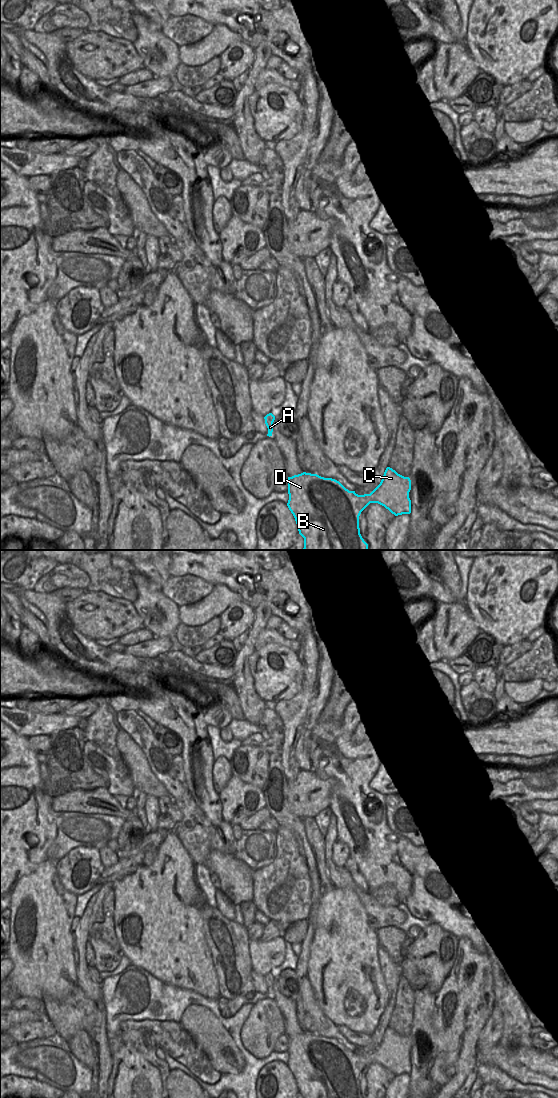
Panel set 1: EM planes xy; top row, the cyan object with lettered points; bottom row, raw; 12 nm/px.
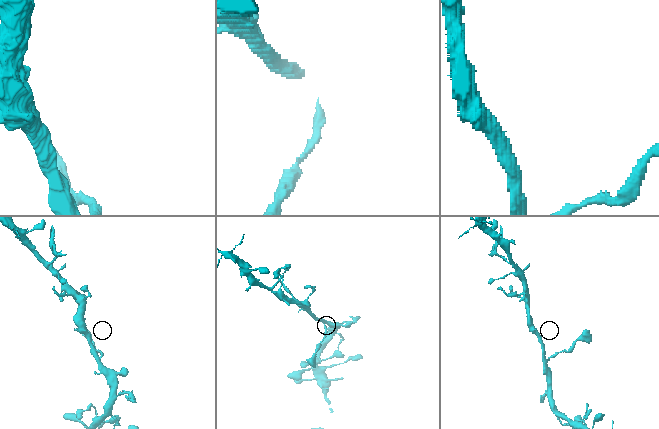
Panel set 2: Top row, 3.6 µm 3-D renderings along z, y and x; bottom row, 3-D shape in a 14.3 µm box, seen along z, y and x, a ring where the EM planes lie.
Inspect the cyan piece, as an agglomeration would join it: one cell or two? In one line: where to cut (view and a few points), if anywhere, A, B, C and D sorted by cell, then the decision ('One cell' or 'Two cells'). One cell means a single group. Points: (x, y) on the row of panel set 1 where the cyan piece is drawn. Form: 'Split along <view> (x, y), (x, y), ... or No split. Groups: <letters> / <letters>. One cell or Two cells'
No split. Groups: A B C D. One cell.

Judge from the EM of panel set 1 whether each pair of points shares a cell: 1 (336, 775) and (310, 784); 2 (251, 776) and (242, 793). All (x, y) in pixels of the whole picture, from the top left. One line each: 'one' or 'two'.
1: two
2: two

